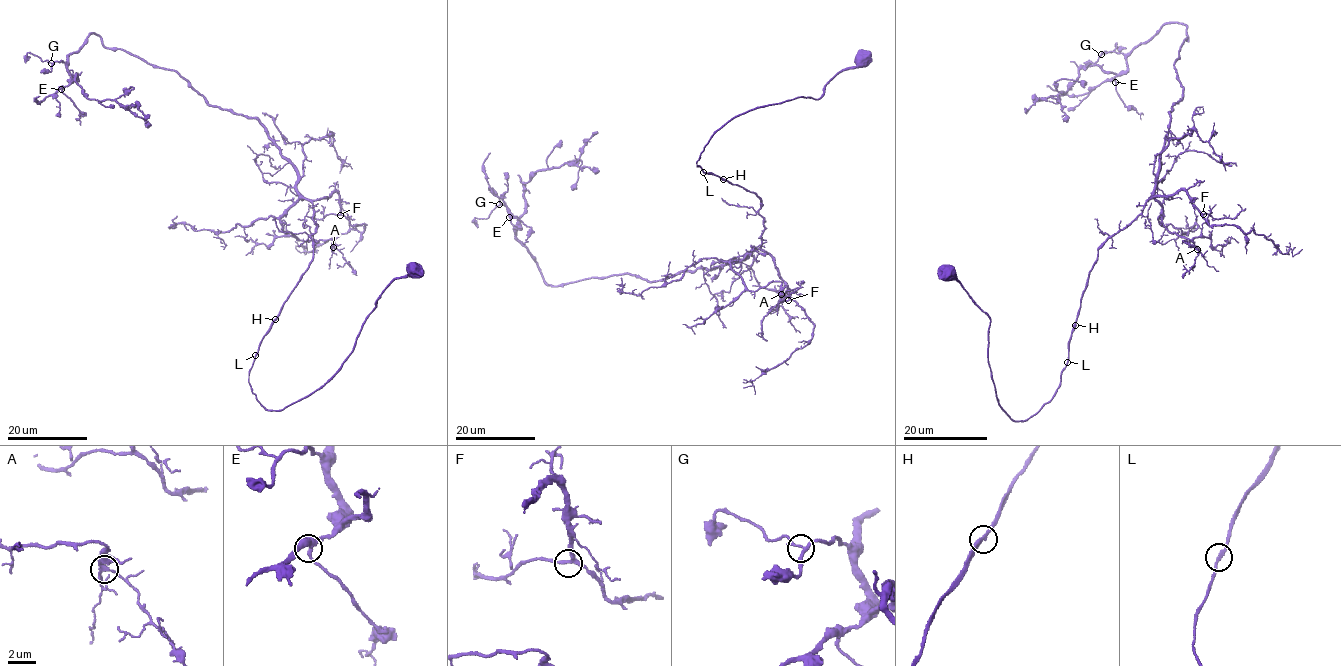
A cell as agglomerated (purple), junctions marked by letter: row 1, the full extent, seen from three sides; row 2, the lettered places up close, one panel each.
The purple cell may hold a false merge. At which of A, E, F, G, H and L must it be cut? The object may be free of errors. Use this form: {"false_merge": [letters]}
{"false_merge": []}

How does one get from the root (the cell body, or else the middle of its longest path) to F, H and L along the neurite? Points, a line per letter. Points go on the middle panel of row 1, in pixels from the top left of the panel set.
F: (861, 58), (817, 99), (727, 121), (696, 161), (761, 200), (761, 248), (788, 300)
H: (861, 58), (839, 72), (817, 99), (796, 97), (759, 106), (722, 125), (696, 165), (723, 179)
L: (861, 58), (855, 66), (839, 72), (817, 99), (796, 97), (759, 106), (727, 121), (696, 161), (703, 172)

